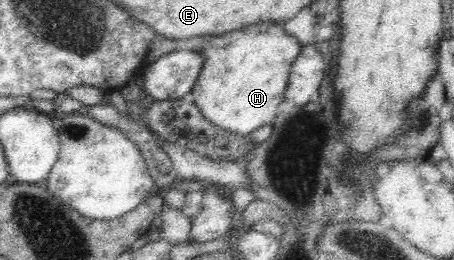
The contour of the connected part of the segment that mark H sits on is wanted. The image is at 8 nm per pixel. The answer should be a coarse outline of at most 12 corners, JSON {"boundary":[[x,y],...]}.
{"boundary":[[273,22],[193,44],[190,93],[247,137],[285,104],[297,38]]}

